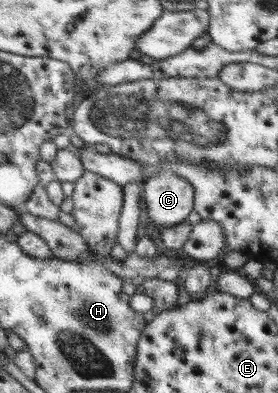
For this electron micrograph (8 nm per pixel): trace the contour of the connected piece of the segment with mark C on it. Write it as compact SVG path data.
M163 172L153 174L142 184L142 206L158 227L185 223L194 210L194 188L179 174Z

